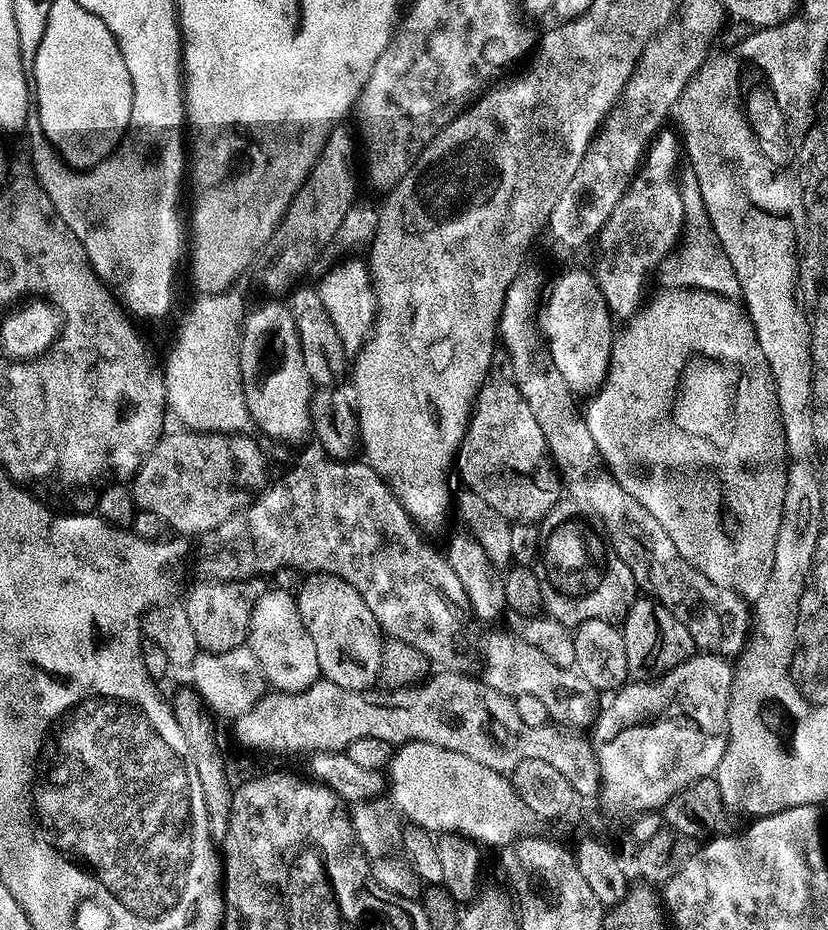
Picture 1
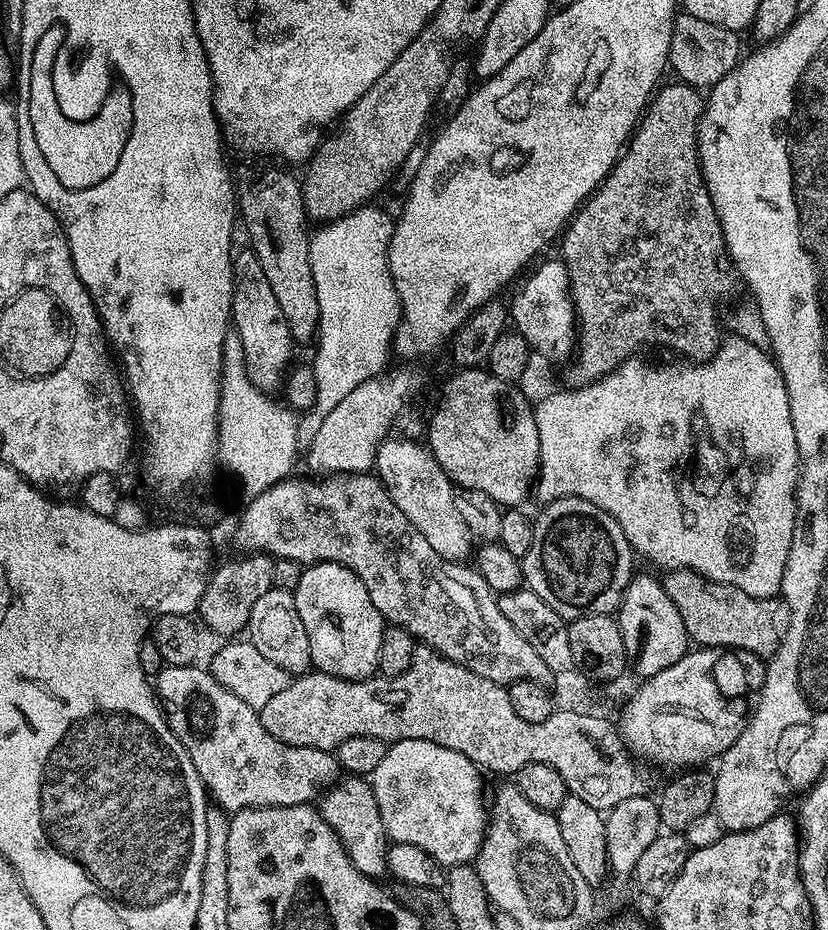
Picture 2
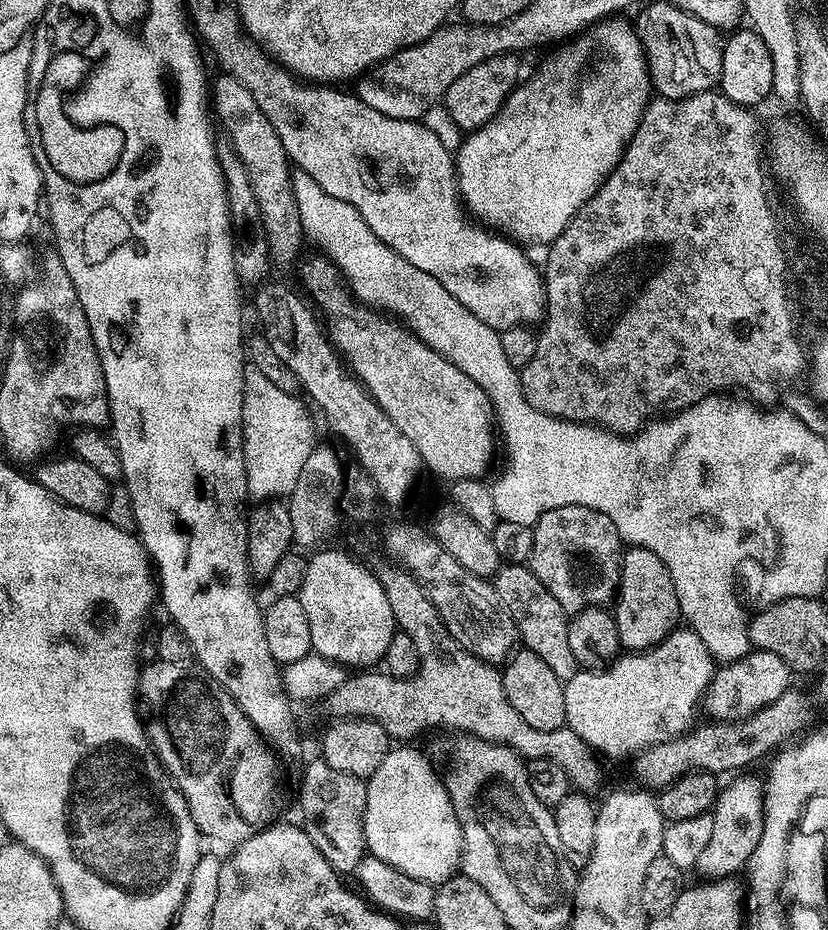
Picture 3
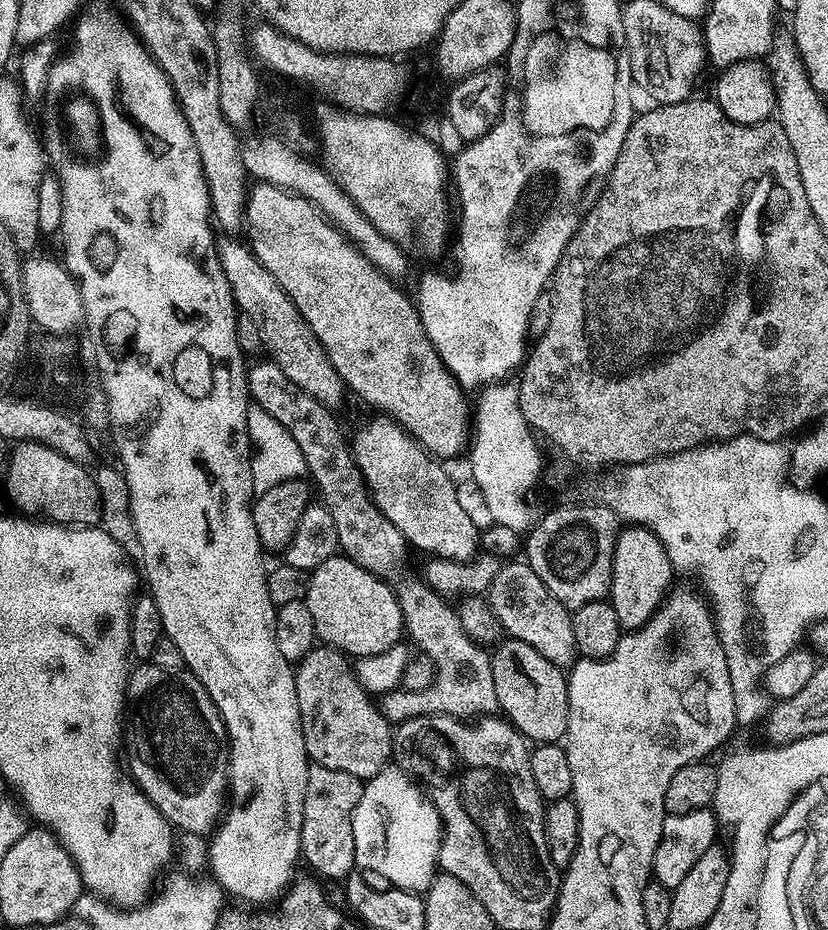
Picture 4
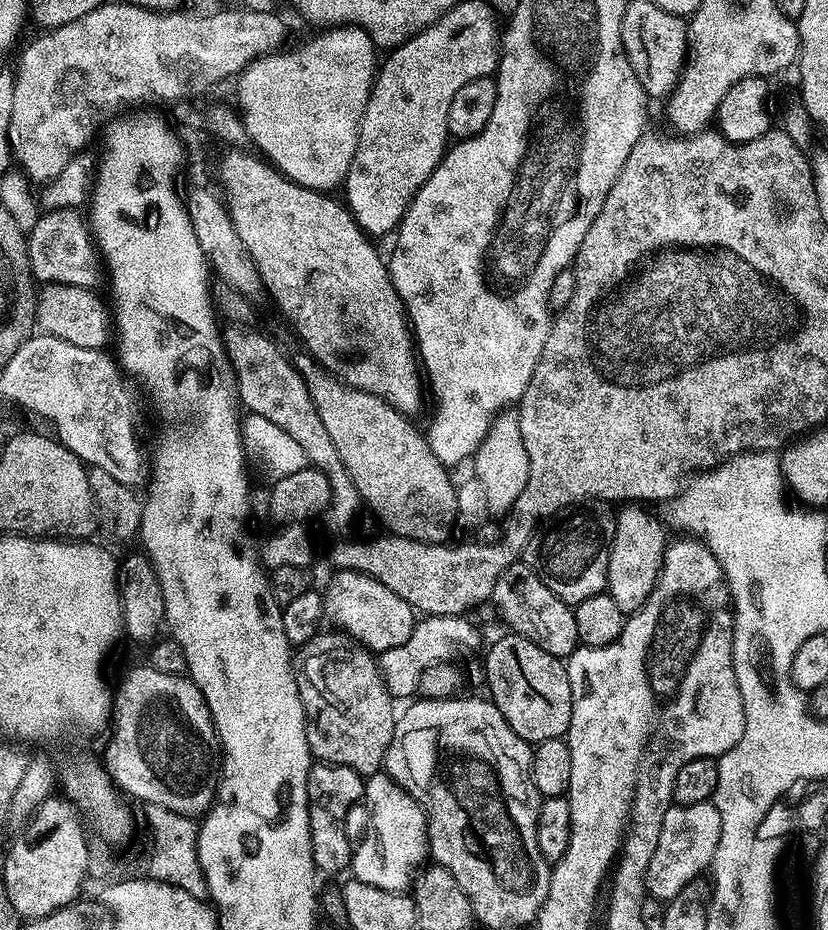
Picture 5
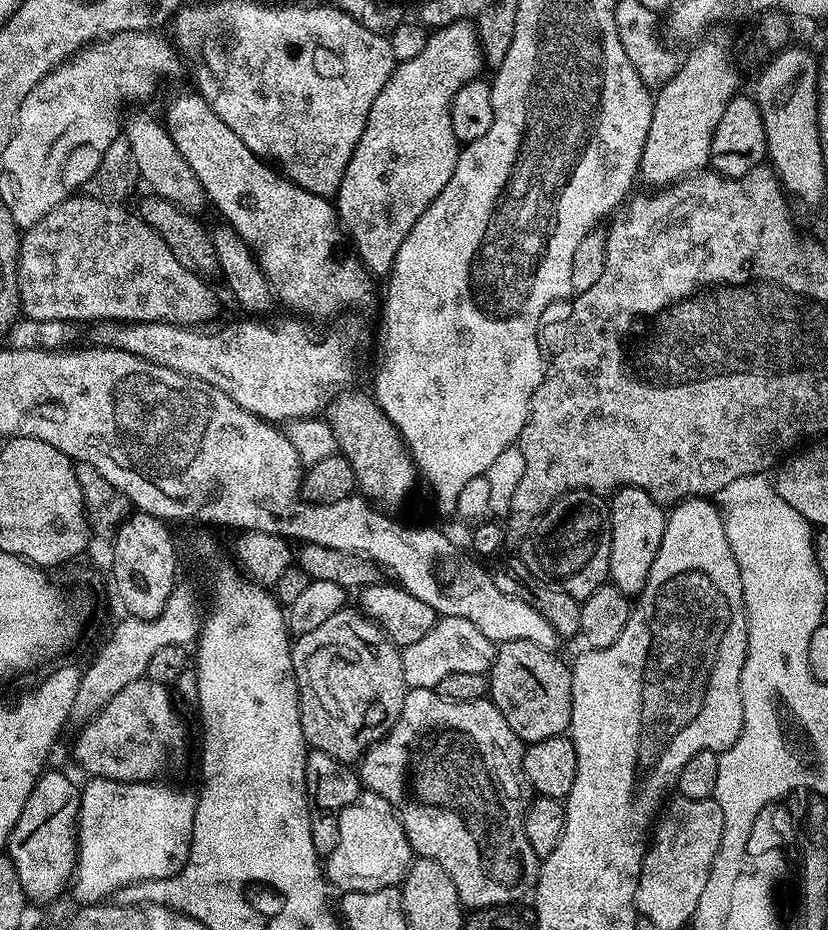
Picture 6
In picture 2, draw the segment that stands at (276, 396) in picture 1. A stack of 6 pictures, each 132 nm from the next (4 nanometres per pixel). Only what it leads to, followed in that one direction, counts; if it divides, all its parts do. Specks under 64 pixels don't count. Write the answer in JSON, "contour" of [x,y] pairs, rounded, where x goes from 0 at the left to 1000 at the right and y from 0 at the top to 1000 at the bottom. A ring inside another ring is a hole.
{"contour":[[[303,269],[289,271],[284,272],[280,281],[279,352],[295,373],[300,405],[319,422],[329,424],[332,423],[332,417],[335,420],[339,416],[354,390],[351,387],[355,367],[350,359],[350,351],[341,338],[341,329],[336,329],[336,320],[331,320],[326,303],[321,303],[316,282],[312,282]]]}

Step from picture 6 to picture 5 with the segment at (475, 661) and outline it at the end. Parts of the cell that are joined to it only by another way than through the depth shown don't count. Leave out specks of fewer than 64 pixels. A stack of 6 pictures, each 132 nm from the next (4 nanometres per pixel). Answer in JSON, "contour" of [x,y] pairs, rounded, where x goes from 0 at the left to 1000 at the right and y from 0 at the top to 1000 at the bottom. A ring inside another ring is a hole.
{"contour":[[[564,661],[553,662],[512,662],[504,666],[502,676],[486,690],[486,695],[476,695],[461,703],[461,722],[464,731],[469,734],[469,742],[475,749],[504,747],[510,723],[517,716],[524,716],[529,712],[559,711],[559,705],[570,705],[579,702],[580,680],[565,668]]]}

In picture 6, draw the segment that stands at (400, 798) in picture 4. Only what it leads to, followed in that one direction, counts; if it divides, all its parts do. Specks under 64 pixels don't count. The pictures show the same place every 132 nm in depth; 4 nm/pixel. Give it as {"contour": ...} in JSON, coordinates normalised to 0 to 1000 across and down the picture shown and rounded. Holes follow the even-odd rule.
{"contour":[[[438,851],[434,860],[411,872],[408,910],[394,922],[394,945],[412,960],[449,960],[452,957],[479,954],[500,924],[488,889],[473,869],[459,855]]]}

